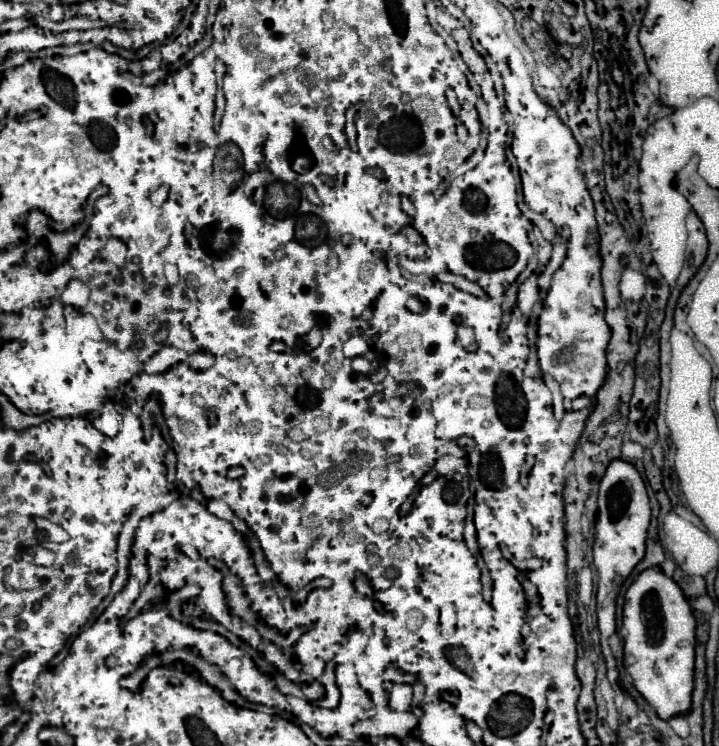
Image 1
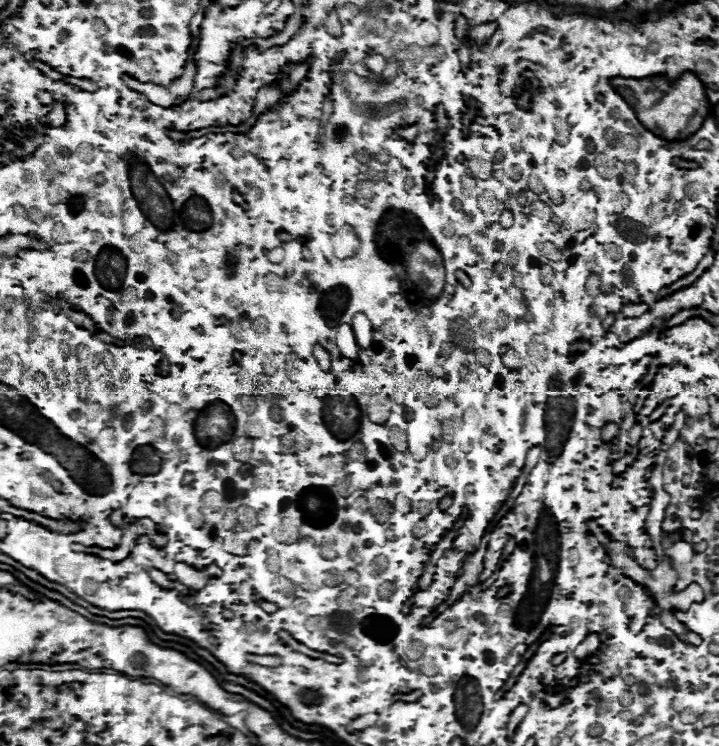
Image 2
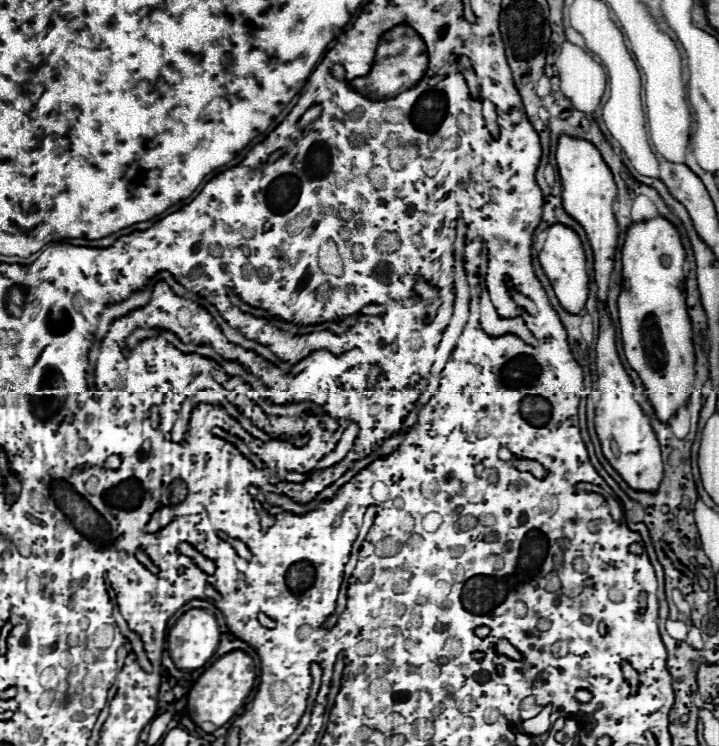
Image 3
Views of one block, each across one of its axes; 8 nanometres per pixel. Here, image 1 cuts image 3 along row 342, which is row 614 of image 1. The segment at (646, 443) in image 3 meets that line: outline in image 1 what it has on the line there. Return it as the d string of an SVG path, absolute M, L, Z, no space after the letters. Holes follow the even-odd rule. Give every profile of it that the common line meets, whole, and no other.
M614 460L602 482L600 482L600 496L598 496L598 516L596 516L596 538L594 538L594 564L598 570L598 630L600 630L600 644L602 644L602 654L606 660L614 660L608 638L616 632L616 608L610 608L604 604L604 600L610 596L614 580L628 578L636 564L644 558L646 552L646 532L650 526L650 504L648 504L648 492L642 476L638 470L624 462L624 460Z

